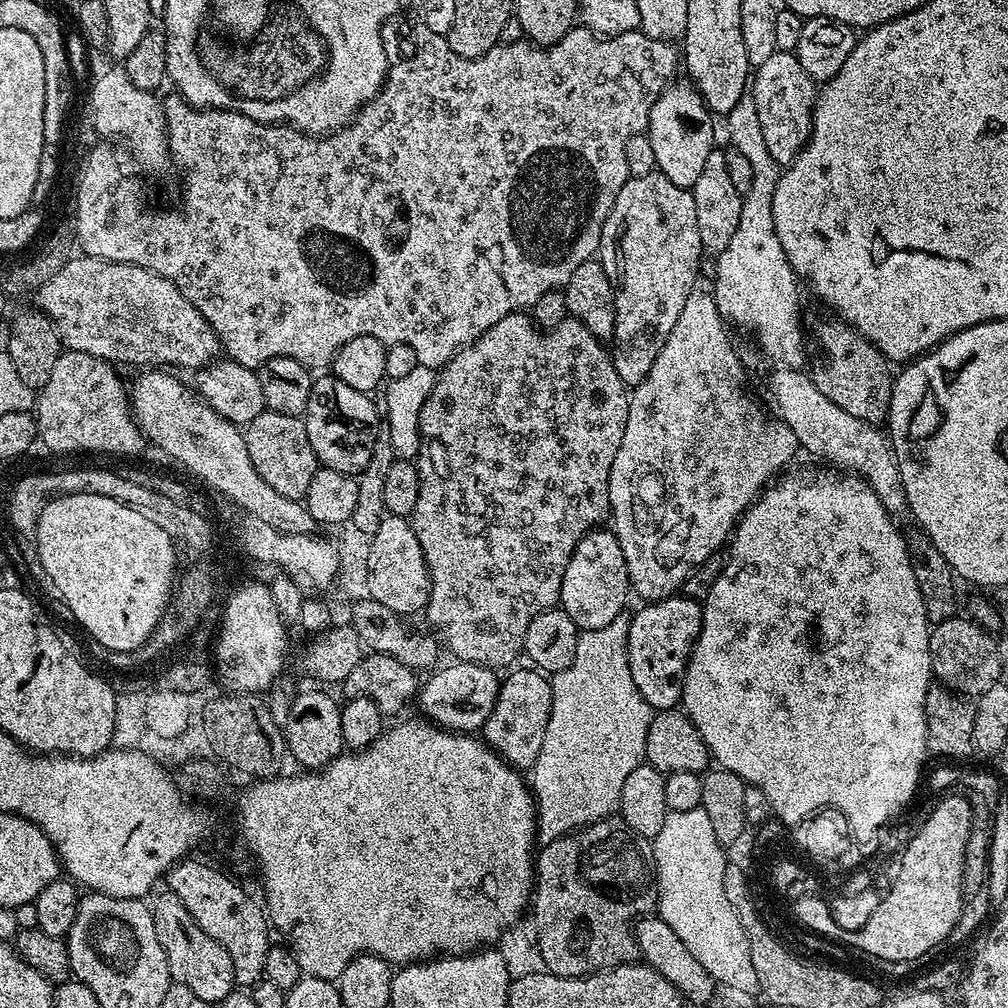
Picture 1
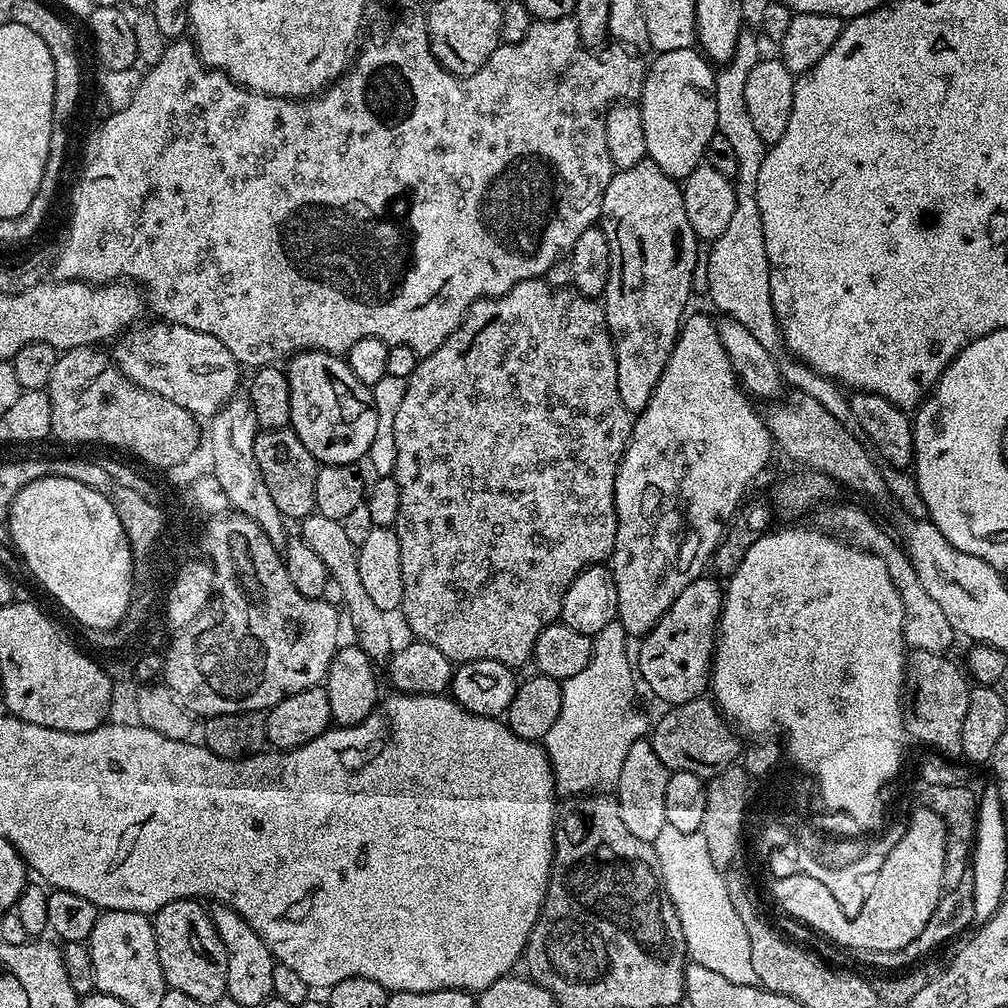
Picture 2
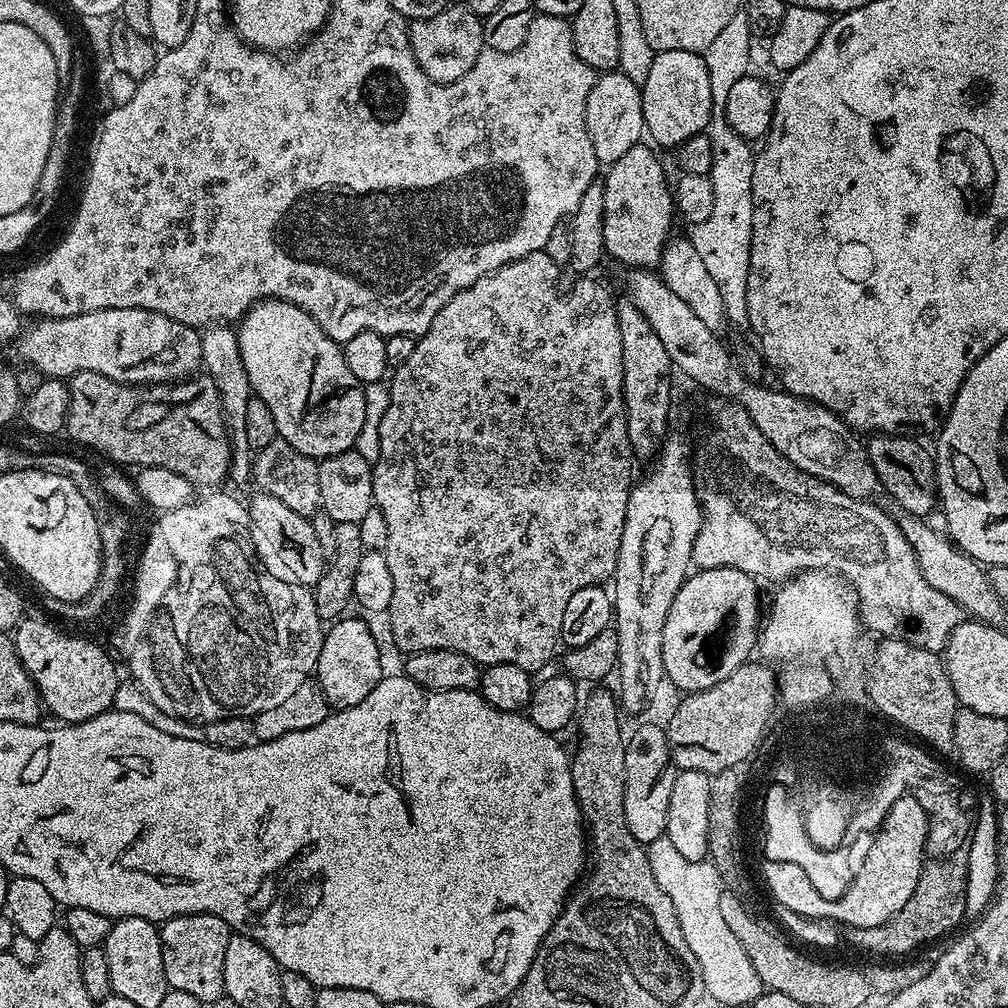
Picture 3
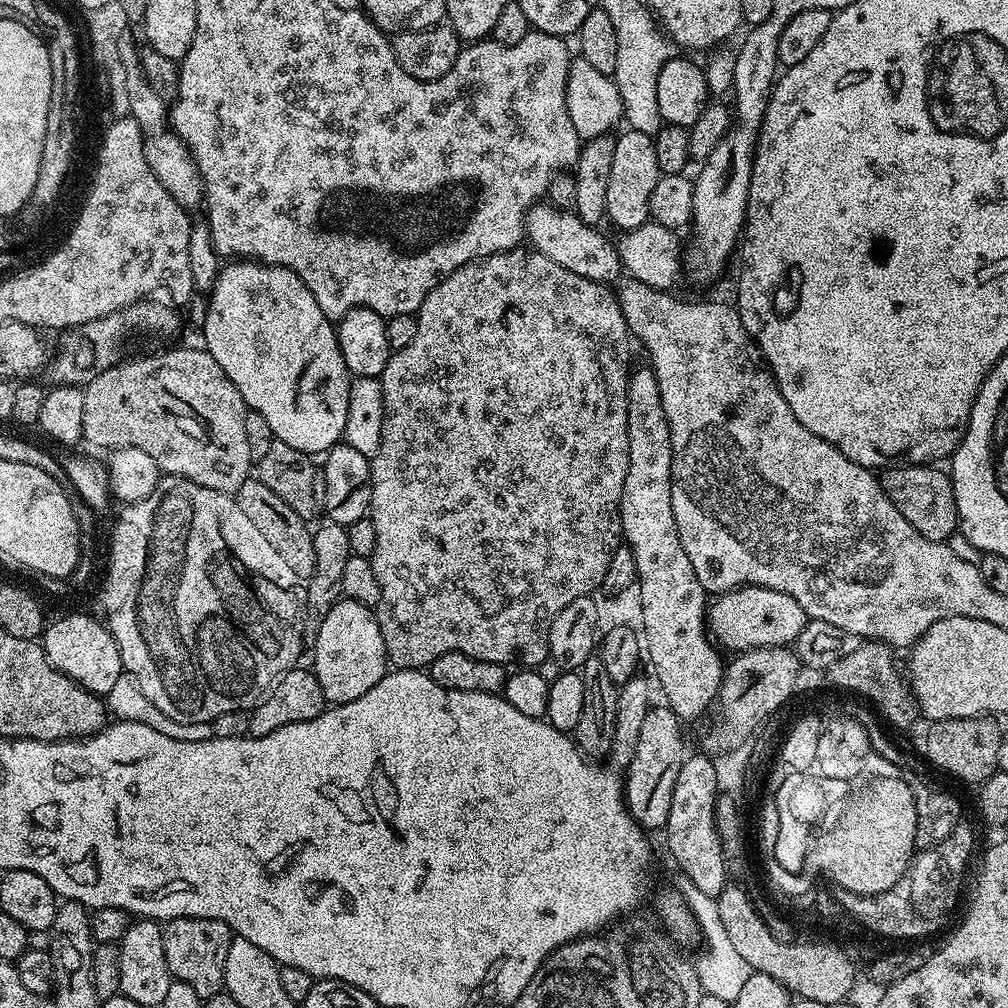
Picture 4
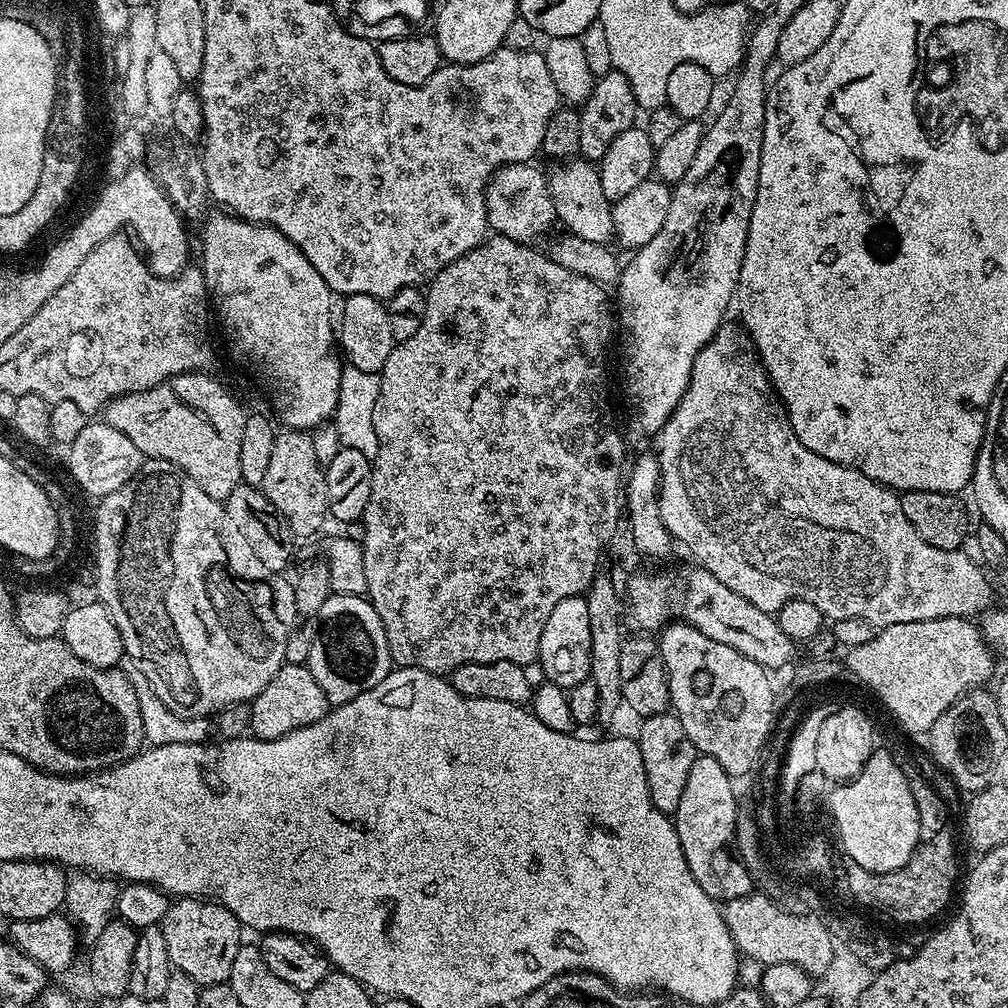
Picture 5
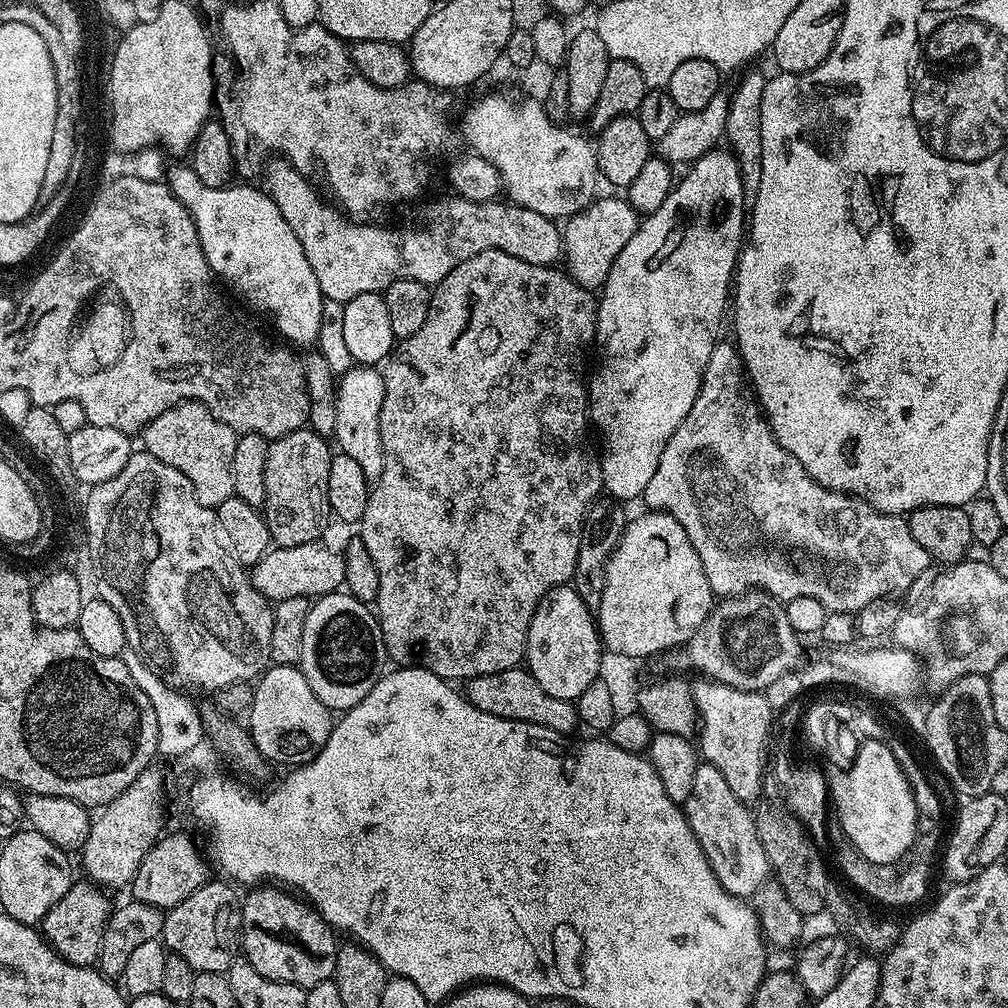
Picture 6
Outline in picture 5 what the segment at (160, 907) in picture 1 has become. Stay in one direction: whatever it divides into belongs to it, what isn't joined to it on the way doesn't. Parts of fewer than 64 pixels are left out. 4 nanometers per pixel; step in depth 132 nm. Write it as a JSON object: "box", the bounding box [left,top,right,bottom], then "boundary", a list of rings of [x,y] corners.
{"box":[159,898,242,986],"boundary":[[[176,898],[169,903],[159,925],[166,938],[166,954],[170,954],[175,971],[186,974],[201,986],[228,982],[234,954],[238,954],[242,943],[242,925],[226,906],[214,900]]]}

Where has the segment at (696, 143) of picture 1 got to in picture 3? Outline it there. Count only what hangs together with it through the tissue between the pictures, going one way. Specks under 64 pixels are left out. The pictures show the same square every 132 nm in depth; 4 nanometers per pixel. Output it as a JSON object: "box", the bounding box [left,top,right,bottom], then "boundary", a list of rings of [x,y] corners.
{"box":[640,50,713,150],"boundary":[[[666,50],[655,53],[650,74],[646,74],[640,89],[640,97],[647,135],[669,150],[701,135],[713,123],[710,74],[706,74],[706,62],[699,52]]]}

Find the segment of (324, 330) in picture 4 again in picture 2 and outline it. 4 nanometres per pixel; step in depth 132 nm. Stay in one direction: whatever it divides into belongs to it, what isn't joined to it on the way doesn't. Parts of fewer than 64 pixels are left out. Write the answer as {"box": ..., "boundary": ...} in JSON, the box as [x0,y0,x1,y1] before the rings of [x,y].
{"box":[286,350,378,466],"boundary":[[[315,350],[298,352],[287,361],[286,375],[290,394],[288,423],[292,431],[298,434],[298,438],[302,438],[302,446],[306,446],[306,450],[310,450],[310,454],[321,465],[352,466],[357,463],[355,460],[363,461],[370,450],[370,442],[374,442],[374,434],[378,430],[378,410],[374,406],[371,387],[354,378],[354,370],[350,370],[347,359],[341,358],[335,352]]]}

